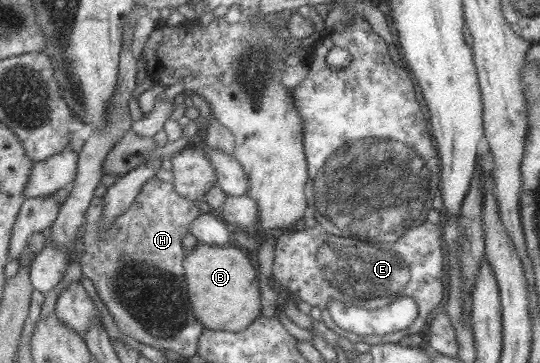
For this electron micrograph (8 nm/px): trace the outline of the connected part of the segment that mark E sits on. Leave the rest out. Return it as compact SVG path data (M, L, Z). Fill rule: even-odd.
M430 222L408 228L394 243L380 243L341 237L326 233L317 224L313 230L278 232L274 249L271 278L281 286L282 294L291 292L298 298L321 310L326 326L351 343L367 343L370 347L385 343L400 343L404 337L420 334L428 327L430 313L443 310L444 249L442 228ZM400 296L412 296L419 306L419 314L413 324L402 330L377 337L362 337L338 327L331 318L329 302L340 300L350 306L374 309L392 304Z

